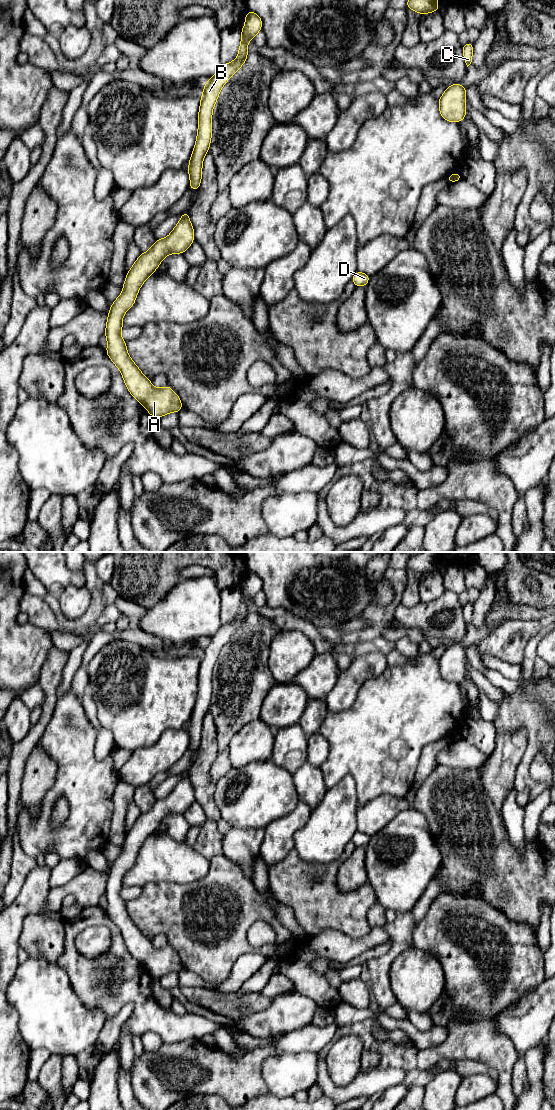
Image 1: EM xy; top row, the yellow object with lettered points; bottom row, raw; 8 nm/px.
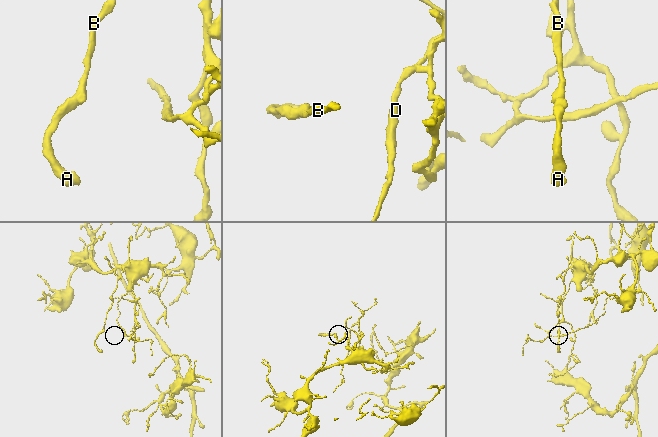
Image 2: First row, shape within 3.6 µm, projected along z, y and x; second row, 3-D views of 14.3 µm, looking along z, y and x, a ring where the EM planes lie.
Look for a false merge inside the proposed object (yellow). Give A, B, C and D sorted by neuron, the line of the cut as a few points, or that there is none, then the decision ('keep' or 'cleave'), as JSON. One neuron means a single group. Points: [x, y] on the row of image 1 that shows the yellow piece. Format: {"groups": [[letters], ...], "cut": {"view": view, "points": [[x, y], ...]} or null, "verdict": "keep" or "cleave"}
{"groups": [["A", "B", "C"], ["D"]], "cut": {"view": "xy", "points": [[460, 176], [450, 181]]}, "verdict": "cleave"}

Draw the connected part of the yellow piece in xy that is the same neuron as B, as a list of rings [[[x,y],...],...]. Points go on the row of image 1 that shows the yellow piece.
[[[248,11],[245,25],[241,30],[242,38],[237,58],[221,66],[220,70],[204,85],[198,113],[198,134],[196,144],[187,169],[190,175],[190,189],[199,190],[202,177],[202,163],[209,150],[212,137],[212,110],[218,99],[220,90],[229,78],[246,63],[248,55],[247,43],[254,40],[255,35],[262,29],[262,19],[255,12]]]

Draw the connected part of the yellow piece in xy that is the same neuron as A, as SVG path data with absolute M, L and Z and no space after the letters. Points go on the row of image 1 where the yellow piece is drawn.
M188 211L165 239L157 239L149 251L141 253L128 271L121 295L112 303L106 323L106 353L120 370L130 394L139 401L152 417L159 418L171 412L179 412L183 406L179 396L166 385L154 388L137 365L131 360L126 341L120 335L122 319L136 300L144 281L153 274L162 260L169 254L183 254L194 241L194 229Z

